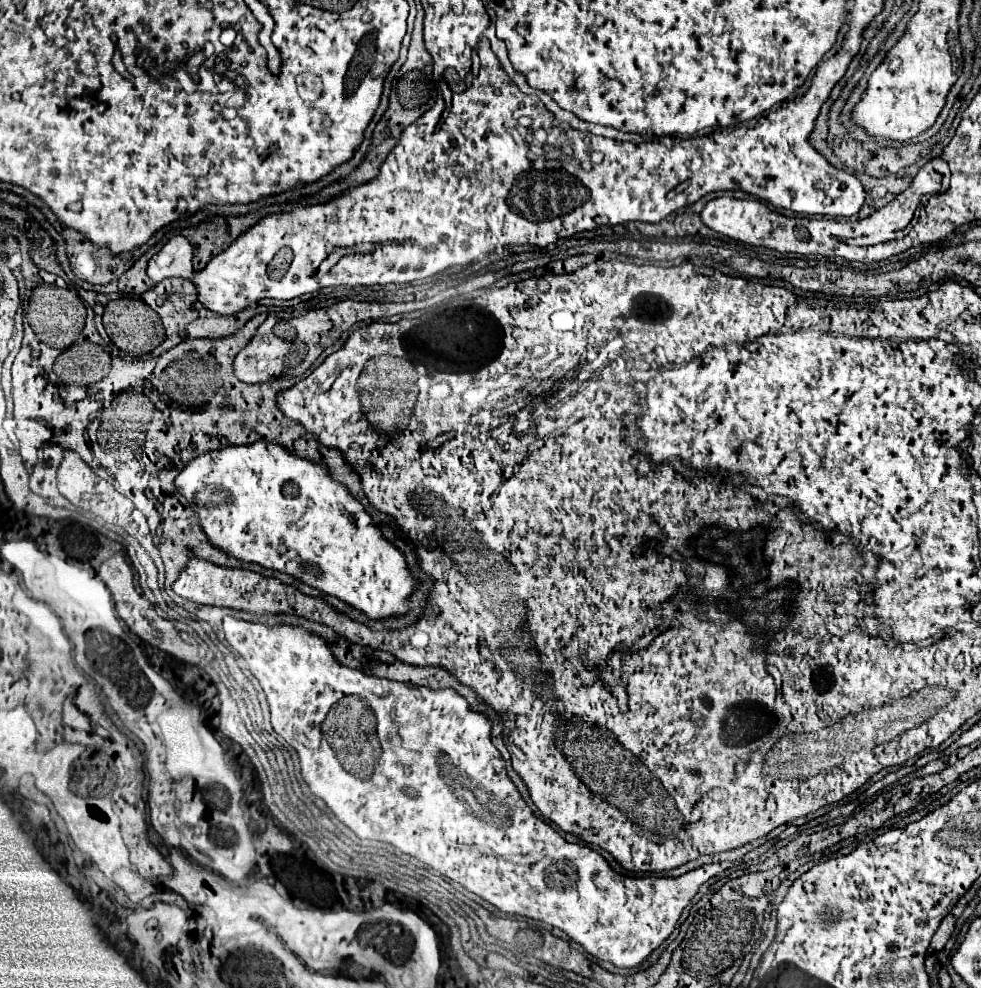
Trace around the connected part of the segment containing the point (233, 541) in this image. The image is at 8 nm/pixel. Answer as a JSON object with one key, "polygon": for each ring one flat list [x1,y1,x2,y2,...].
{"polygon":[[256,441,256,443,248,443,248,445,228,445,224,449,216,449,216,451,208,451,204,455,198,455,196,459,192,459,182,473,176,477,176,487,178,493,186,497,188,505,192,505,192,511,196,511,198,515,198,523,204,529,206,541,214,547,220,549,222,553,226,553,228,557,234,557,242,563,258,563,264,569,274,569,280,573,288,573,298,581,304,581,306,585,322,591,324,595,332,595,344,603,348,603,352,609,362,611,368,619,390,619,390,617,402,617,408,613,408,599,414,593,418,579,410,575,408,563,404,553,400,551,400,547,396,543,392,543,390,539,386,539,386,535,382,533,382,529,372,521,370,513,366,511,366,507,336,479,332,479,326,463,318,463,312,459,302,459,296,455,290,455,292,451,288,451,288,447,282,447,280,443,268,443,268,441]]}

